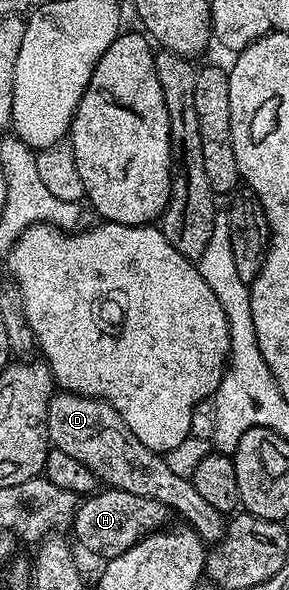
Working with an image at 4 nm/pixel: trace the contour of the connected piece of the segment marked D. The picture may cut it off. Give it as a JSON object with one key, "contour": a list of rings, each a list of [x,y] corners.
{"contour":[[[63,390],[49,396],[48,442],[52,448],[62,450],[62,454],[70,454],[70,458],[82,462],[82,466],[94,473],[101,485],[117,488],[126,494],[138,494],[142,498],[154,498],[173,513],[178,512],[185,519],[183,521],[198,533],[205,545],[219,545],[227,532],[225,513],[214,509],[195,490],[189,477],[171,470],[161,453],[142,446],[142,442],[134,438],[130,426],[126,426],[118,410],[114,410],[114,406],[104,400]]]}

